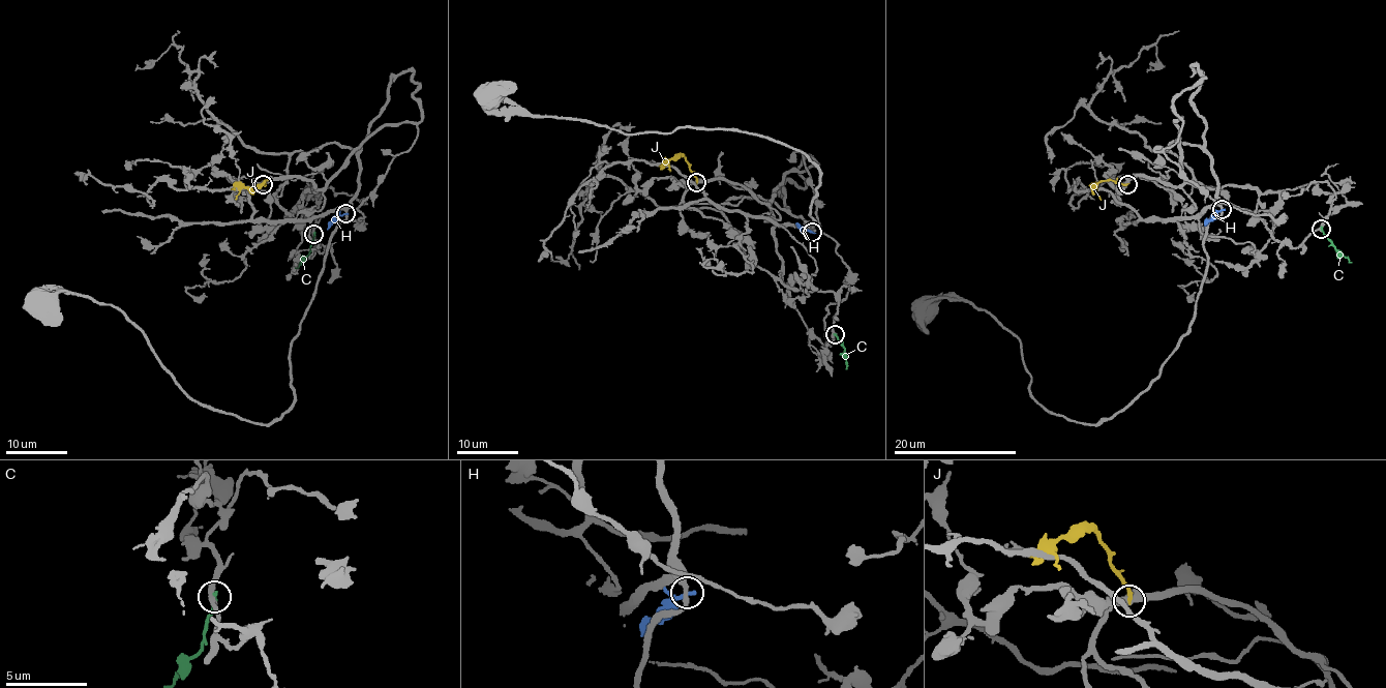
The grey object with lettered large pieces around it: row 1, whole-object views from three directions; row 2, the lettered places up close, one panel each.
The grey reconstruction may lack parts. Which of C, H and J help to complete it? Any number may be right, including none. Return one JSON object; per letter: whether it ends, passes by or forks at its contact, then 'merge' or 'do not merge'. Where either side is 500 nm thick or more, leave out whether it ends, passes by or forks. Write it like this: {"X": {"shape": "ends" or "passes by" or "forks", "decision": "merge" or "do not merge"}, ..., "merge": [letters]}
{"C": {"shape": "ends", "decision": "do not merge"}, "H": {"shape": "ends", "decision": "do not merge"}, "J": {"shape": "ends", "decision": "do not merge"}, "merge": []}

